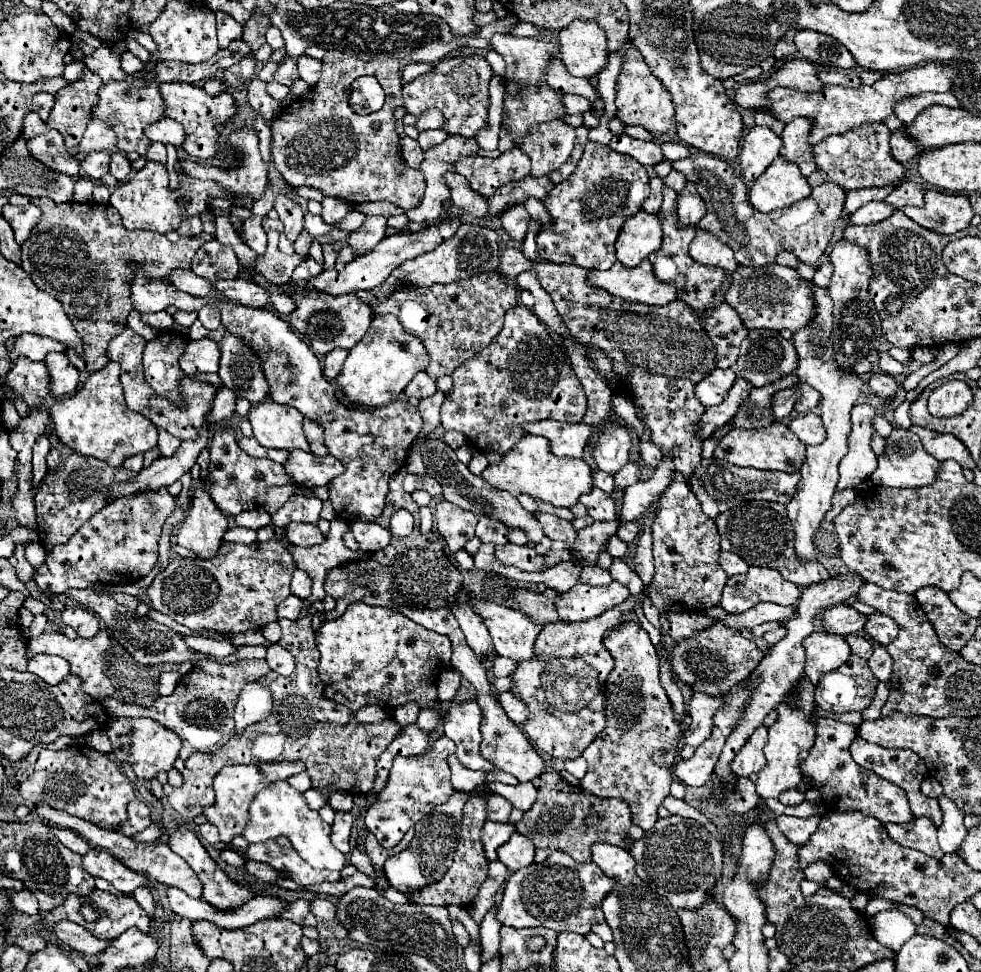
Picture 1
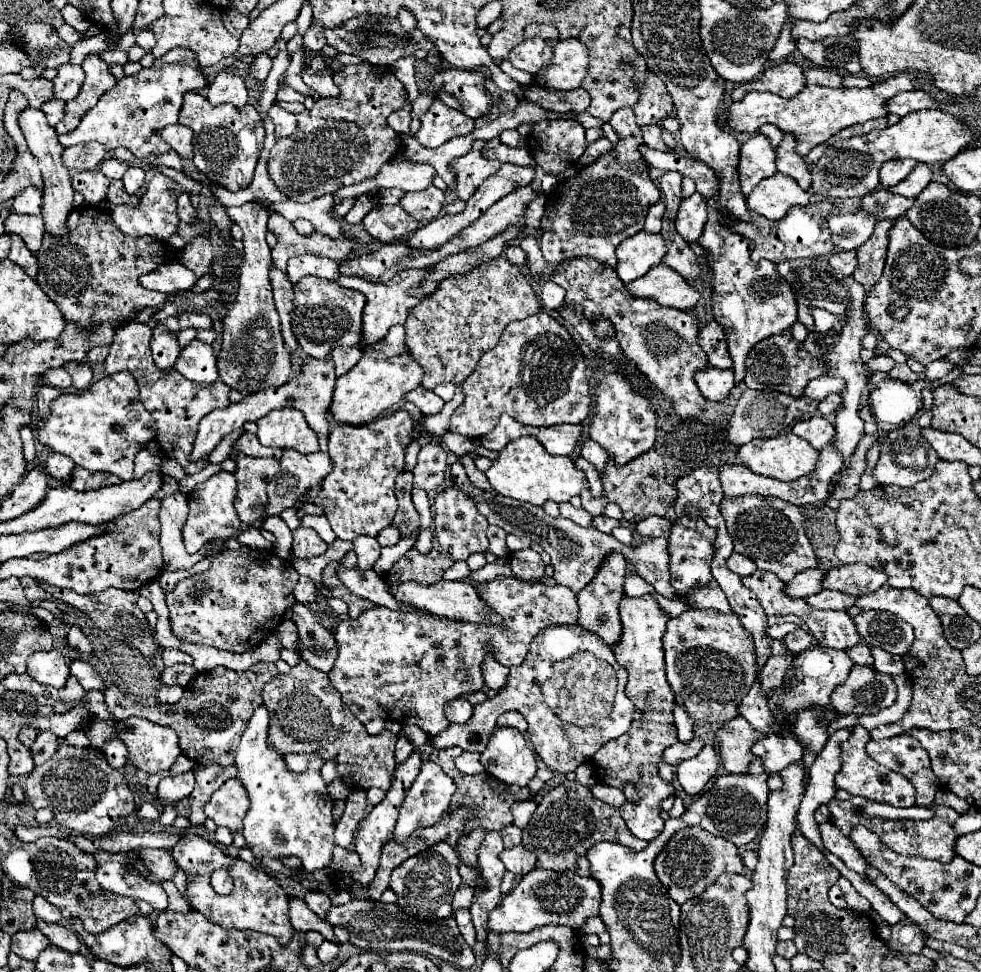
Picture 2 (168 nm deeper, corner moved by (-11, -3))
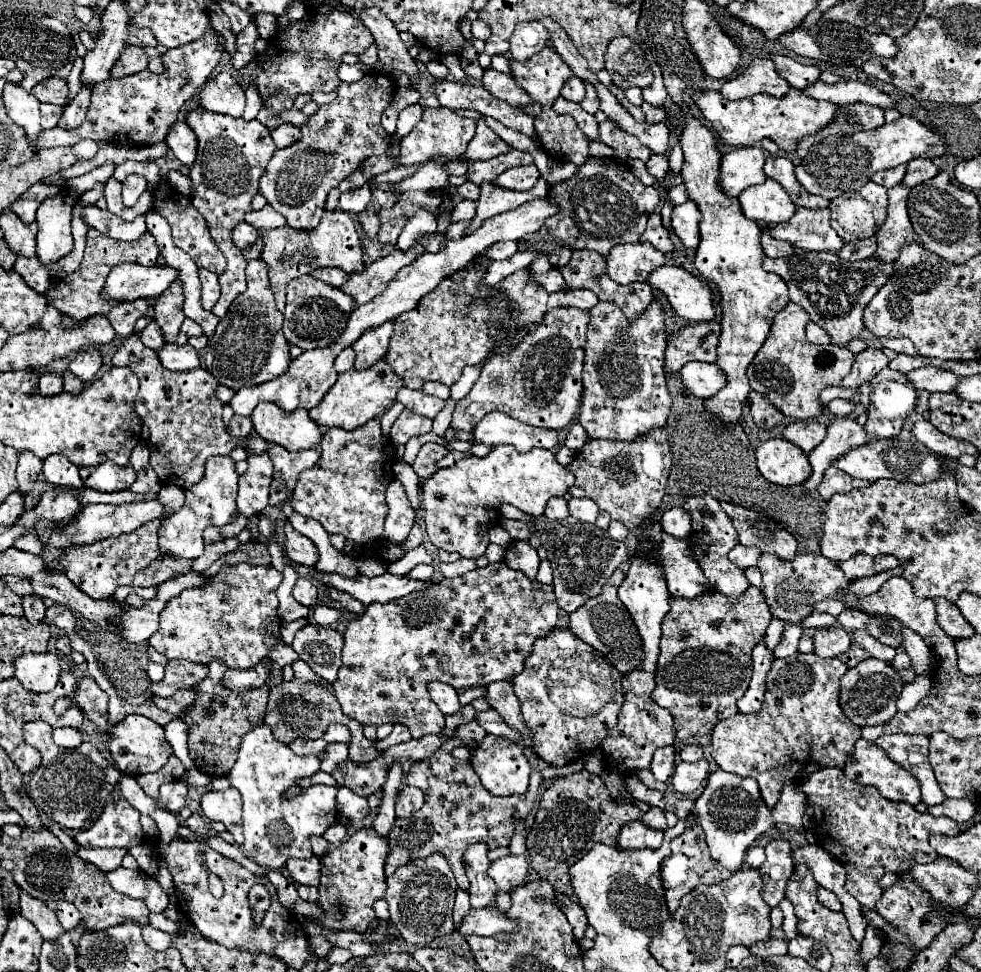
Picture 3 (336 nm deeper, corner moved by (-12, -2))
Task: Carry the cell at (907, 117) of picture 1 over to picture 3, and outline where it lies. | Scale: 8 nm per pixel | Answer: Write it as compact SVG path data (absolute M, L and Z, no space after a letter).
M841 79L833 85L825 83L825 81L815 81L813 85L805 87L805 93L809 93L809 97L817 97L817 99L831 101L831 103L837 103L837 105L865 101L865 103L871 103L871 105L879 105L883 109L891 109L893 103L895 103L889 95L881 93L875 87L865 85L861 81L847 81L847 79Z

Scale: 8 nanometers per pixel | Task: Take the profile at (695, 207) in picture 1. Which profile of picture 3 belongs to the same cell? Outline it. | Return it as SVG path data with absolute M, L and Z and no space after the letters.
M693 201L677 205L671 211L671 229L687 249L699 247L699 217L701 213Z

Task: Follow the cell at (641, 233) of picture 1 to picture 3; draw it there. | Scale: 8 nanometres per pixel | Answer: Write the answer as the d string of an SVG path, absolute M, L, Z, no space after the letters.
M649 243L615 245L605 257L607 275L619 285L647 281L649 273L665 265L665 261L667 257Z

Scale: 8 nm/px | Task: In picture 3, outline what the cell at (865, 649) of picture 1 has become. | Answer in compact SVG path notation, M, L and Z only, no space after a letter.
M851 643L851 647L839 657L841 661L845 661L847 667L855 667L857 663L869 659L869 653L865 653L865 649L861 649L857 643Z

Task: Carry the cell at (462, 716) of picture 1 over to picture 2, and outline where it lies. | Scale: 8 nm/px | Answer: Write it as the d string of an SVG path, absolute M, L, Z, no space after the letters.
M456 698L456 700L448 702L444 708L446 718L454 724L468 722L468 718L472 718L472 710L474 710L474 704L470 704L466 698Z

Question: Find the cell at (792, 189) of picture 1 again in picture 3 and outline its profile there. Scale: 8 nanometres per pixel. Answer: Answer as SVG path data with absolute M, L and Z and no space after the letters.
M767 179L757 187L745 189L737 199L747 219L765 225L783 223L797 211L785 189L773 179Z

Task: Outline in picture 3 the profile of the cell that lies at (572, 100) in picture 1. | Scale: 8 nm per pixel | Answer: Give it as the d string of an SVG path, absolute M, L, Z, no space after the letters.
M569 77L569 81L561 89L561 97L579 103L585 97L585 85L583 85L583 81L579 77Z

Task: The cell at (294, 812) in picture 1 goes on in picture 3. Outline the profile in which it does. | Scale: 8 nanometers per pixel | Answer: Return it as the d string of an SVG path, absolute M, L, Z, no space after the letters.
M269 725L251 729L239 749L239 759L227 775L231 785L243 797L243 831L245 831L245 855L265 869L279 869L287 859L313 857L309 837L323 835L323 831L337 821L339 813L335 807L337 787L313 785L303 789L295 799L283 797L285 789L295 785L297 777L313 775L319 769L315 755L295 755L285 743L277 741Z

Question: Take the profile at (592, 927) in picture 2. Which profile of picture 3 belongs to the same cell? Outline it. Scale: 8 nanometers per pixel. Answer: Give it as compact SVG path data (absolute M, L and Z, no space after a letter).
M555 891L555 899L559 901L561 911L567 915L567 919L569 919L569 923L571 923L571 927L573 927L575 939L577 939L577 941L583 939L583 933L585 933L585 929L587 929L587 917L585 917L583 909L581 909L577 903L573 903L573 901L569 899L569 895L565 895L565 893Z

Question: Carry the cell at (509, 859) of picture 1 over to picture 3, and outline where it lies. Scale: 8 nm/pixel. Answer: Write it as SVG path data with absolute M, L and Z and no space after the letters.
M507 855L507 857L501 857L491 863L489 877L495 881L499 891L511 891L511 889L523 885L527 869L529 869L529 865L527 865L525 855L517 855L517 857Z

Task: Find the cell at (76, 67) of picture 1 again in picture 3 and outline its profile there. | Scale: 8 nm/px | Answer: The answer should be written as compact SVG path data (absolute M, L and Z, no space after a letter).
M49 77L41 81L37 87L31 89L31 93L41 101L41 103L51 103L51 105L63 105L67 99L67 81Z

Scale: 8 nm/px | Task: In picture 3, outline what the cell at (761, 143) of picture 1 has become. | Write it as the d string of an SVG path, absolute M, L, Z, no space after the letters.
M741 147L725 153L721 159L721 173L719 173L719 187L725 195L737 197L751 185L759 185L765 181L763 173L765 151L761 147Z

